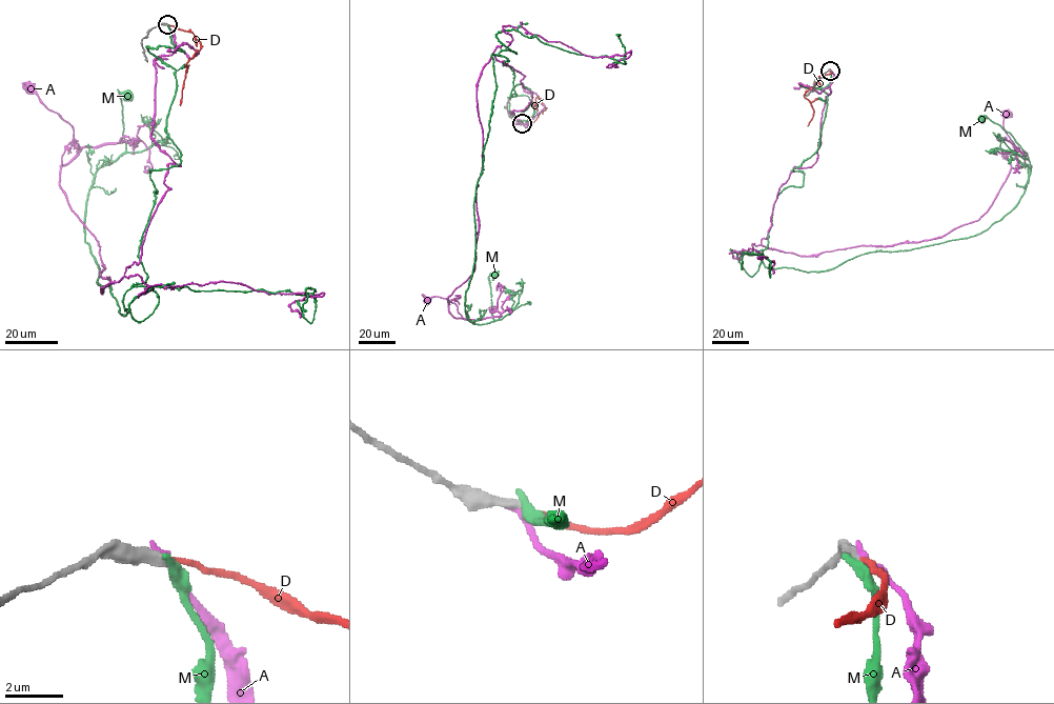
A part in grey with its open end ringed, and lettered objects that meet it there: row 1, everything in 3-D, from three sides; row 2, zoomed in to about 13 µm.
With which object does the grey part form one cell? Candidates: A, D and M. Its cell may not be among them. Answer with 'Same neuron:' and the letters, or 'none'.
Same neuron: D

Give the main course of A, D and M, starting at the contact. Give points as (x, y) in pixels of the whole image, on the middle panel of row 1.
A: (522, 123), (511, 113), (531, 93), (492, 54), (477, 87), (474, 270), (448, 298), (460, 318), (428, 300)
D: (523, 123), (531, 124), (545, 108), (538, 97), (533, 106), (531, 100)
M: (523, 123), (491, 55), (474, 324), (495, 274)

